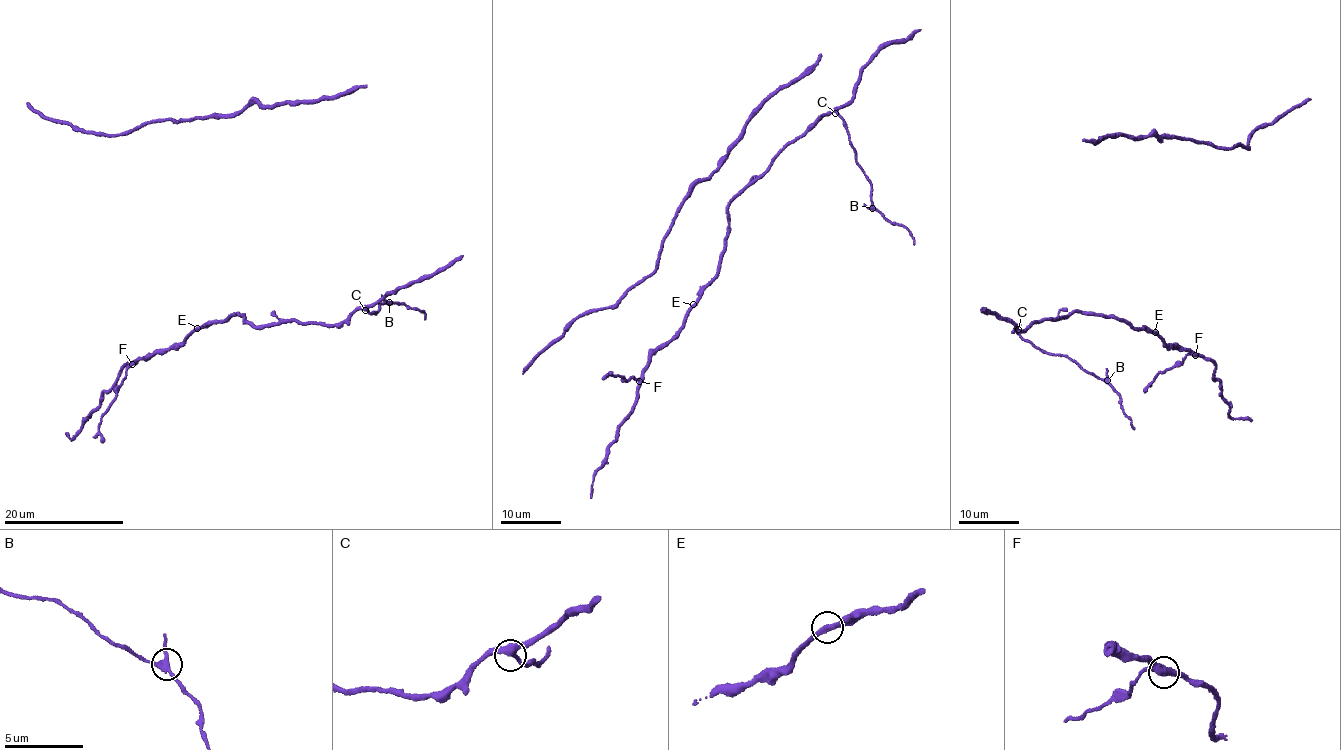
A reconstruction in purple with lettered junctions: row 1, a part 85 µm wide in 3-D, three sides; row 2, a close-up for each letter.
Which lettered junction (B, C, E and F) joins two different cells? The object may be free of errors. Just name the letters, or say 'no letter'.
B

